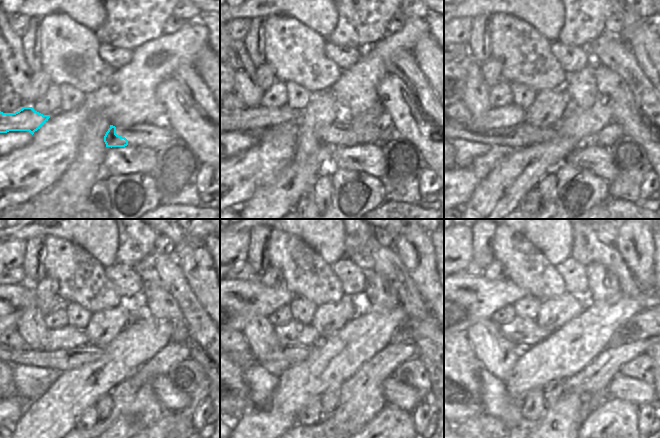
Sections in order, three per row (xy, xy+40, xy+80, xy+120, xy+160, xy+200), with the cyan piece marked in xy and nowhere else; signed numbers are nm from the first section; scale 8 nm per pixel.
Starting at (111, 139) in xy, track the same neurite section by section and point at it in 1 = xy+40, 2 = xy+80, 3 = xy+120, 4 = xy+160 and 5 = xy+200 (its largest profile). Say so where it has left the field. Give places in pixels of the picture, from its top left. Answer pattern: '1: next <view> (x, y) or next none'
1: next xy+40 (330, 135)
2: next xy+80 (506, 126)
3: next xy+120 (64, 349)
4: next xy+160 (296, 339)
5: next xy+200 (524, 333)

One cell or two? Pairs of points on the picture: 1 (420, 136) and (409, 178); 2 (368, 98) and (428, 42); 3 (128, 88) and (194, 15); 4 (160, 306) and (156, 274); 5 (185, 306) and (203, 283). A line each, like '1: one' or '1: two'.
1: two
2: two
3: two
4: two
5: two

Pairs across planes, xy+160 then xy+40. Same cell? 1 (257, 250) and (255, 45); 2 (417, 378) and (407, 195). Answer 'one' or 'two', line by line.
1: one
2: one

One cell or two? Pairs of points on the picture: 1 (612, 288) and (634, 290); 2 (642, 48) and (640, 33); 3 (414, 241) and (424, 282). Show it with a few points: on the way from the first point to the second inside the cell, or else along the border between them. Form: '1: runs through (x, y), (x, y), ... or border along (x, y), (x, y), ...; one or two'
1: border along (607, 269), (617, 278), (622, 294); two
2: runs through (642, 44), (642, 37); one
3: runs through (418, 251), (423, 272); one

